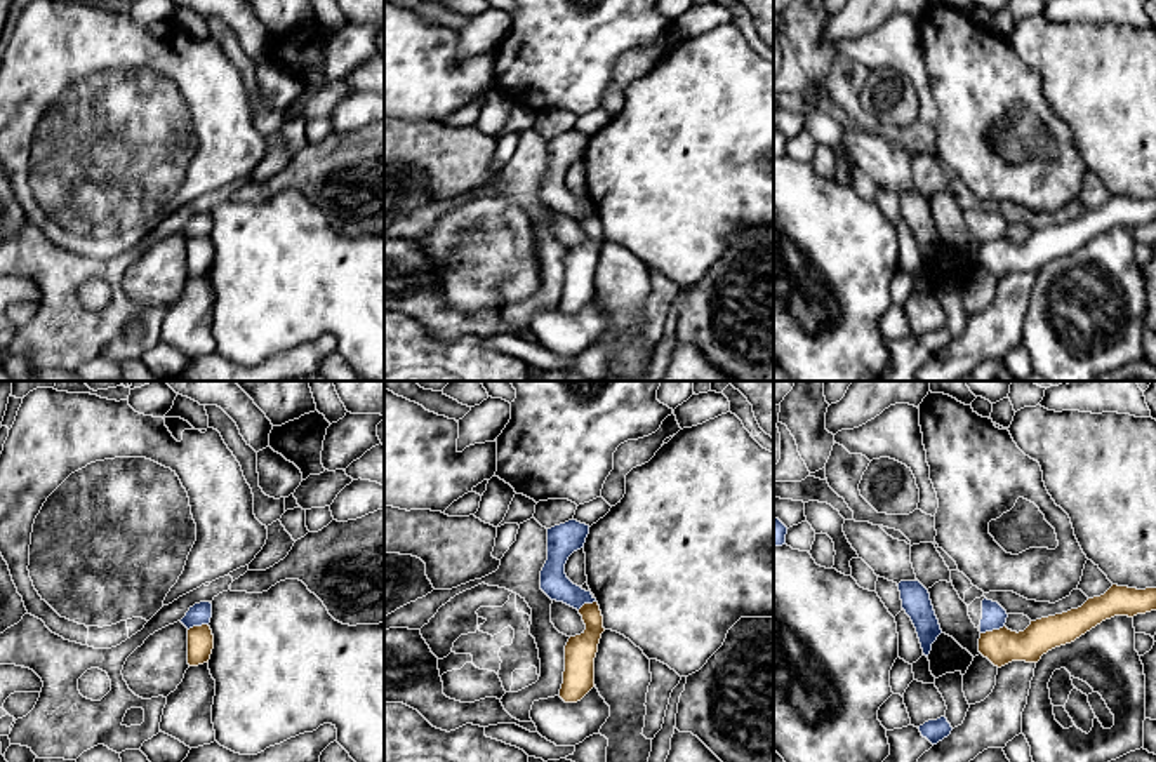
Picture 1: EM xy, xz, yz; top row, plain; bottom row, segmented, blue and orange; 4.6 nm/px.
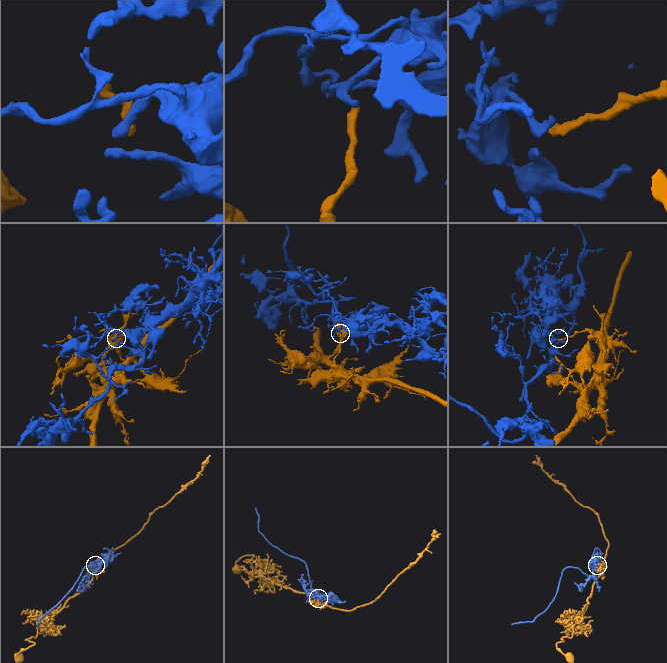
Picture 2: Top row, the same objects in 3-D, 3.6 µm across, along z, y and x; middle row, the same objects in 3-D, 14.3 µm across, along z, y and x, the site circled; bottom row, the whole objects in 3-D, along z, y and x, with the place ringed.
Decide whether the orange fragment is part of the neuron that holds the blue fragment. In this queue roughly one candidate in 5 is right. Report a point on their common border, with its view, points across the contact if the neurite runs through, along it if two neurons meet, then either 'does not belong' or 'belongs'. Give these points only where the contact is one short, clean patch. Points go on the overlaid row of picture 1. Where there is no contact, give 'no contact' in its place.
meets blue in yz at (991, 630); border along yz (1003, 625), (981, 634); does not belong

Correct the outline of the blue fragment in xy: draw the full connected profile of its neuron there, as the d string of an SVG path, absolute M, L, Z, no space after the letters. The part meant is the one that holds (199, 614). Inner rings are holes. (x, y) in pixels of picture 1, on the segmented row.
M200 602L189 607L186 616L181 619L181 623L189 630L193 626L209 625L212 618L212 604L210 602Z

